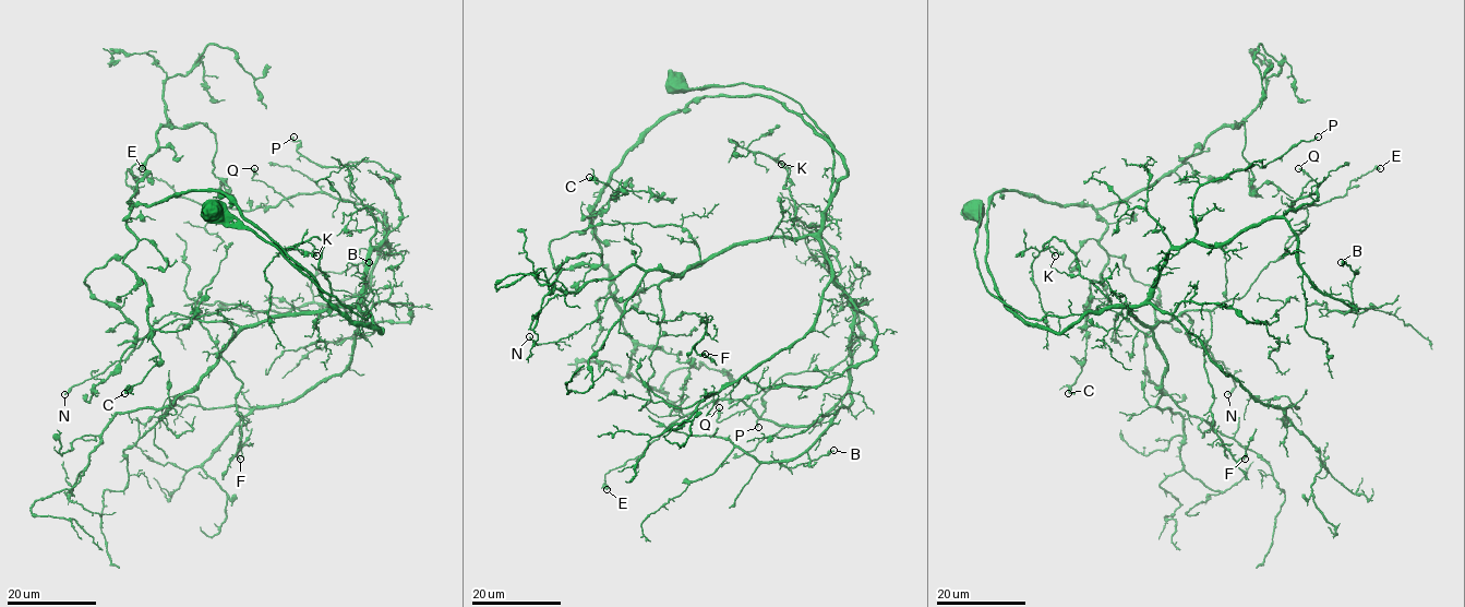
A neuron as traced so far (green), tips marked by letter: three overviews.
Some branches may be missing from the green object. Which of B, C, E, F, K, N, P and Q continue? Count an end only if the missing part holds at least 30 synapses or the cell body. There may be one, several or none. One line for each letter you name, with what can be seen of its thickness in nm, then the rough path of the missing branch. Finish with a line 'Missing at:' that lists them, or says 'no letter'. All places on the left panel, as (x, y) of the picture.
Missing at: no letter

